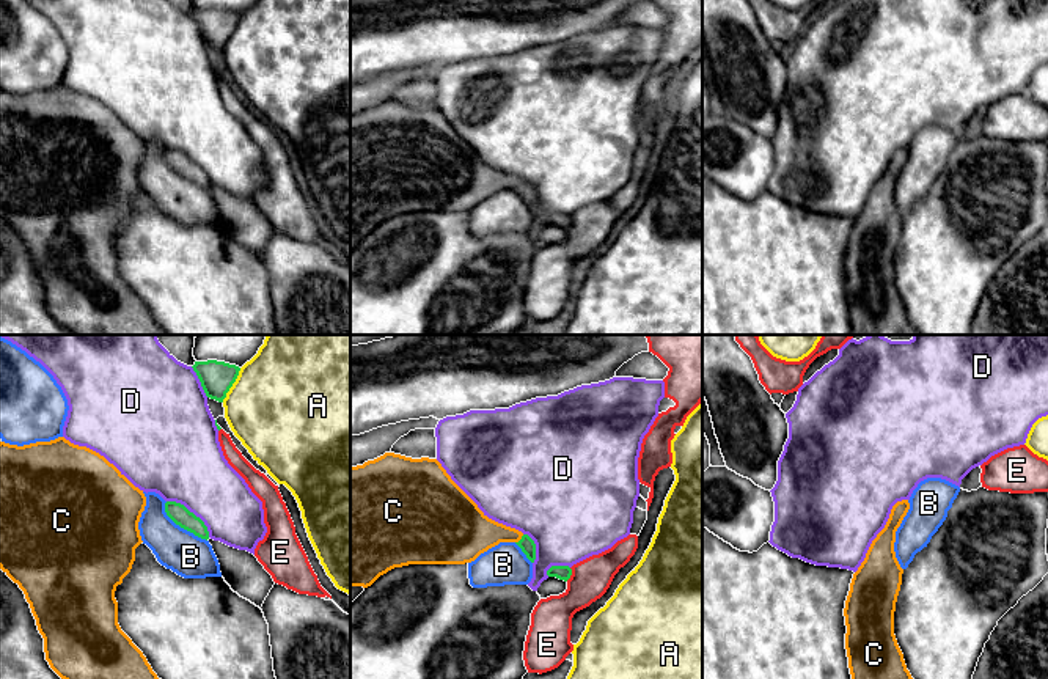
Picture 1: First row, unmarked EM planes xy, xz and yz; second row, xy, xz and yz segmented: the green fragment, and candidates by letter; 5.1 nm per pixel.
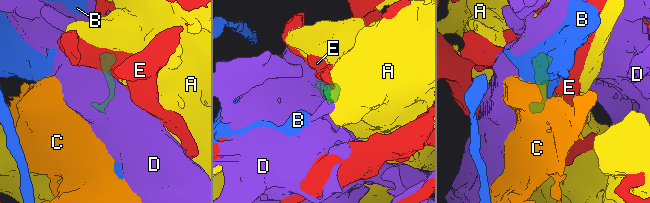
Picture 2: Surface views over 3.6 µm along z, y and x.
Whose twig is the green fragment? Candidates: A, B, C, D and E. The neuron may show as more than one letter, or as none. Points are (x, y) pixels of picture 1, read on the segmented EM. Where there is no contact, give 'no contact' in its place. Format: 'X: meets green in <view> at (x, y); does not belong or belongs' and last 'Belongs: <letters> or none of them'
A: meets green in xy at (231, 385); does not belong
B: meets green in xy at (181, 527); does not belong
C: meets green in xz at (520, 539); belongs
D: meets green in xy at (192, 513); does not belong
E: meets green in xz at (571, 574); does not belong
Belongs: C

